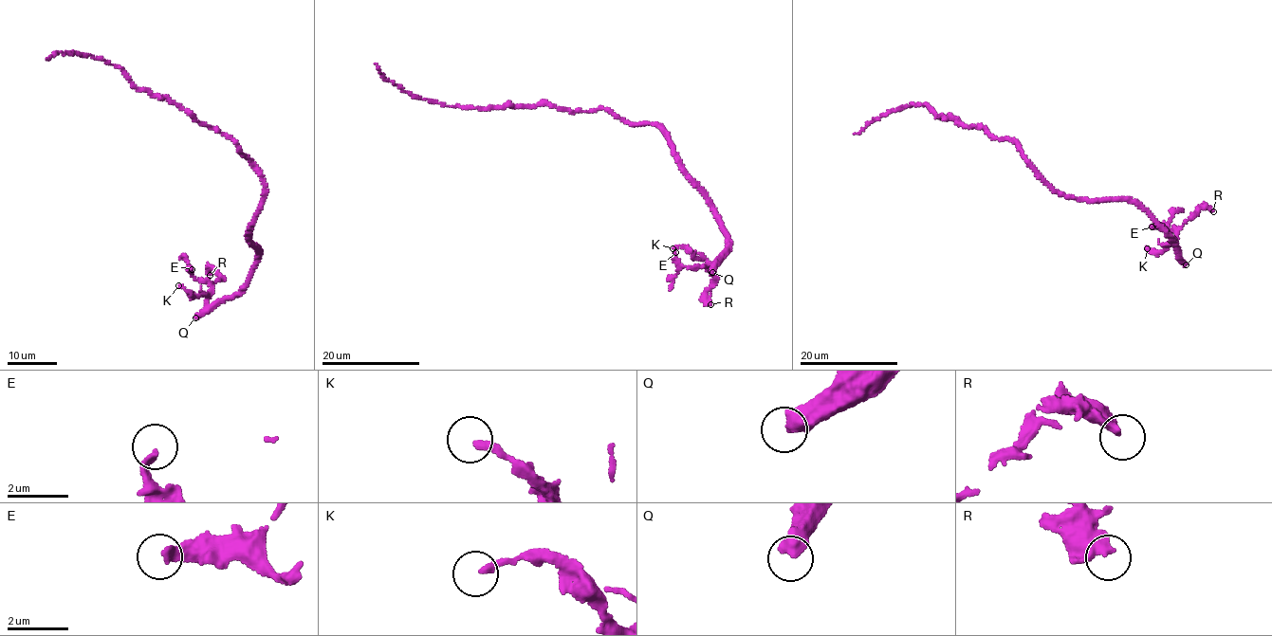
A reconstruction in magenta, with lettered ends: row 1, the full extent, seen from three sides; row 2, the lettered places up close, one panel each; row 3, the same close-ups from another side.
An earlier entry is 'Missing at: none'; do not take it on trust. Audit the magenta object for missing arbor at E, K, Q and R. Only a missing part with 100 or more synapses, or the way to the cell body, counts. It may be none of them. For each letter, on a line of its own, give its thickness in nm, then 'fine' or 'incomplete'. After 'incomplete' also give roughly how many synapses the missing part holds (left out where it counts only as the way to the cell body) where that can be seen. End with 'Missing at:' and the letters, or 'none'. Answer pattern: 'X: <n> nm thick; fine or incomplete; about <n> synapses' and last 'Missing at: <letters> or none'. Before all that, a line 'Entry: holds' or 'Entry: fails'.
Entry: fails
E: 240 nm thick; fine
K: 240 nm thick; fine
Q: 500 nm thick; incomplete; about 300 synapses
R: 400 nm thick; fine
Missing at: Q

